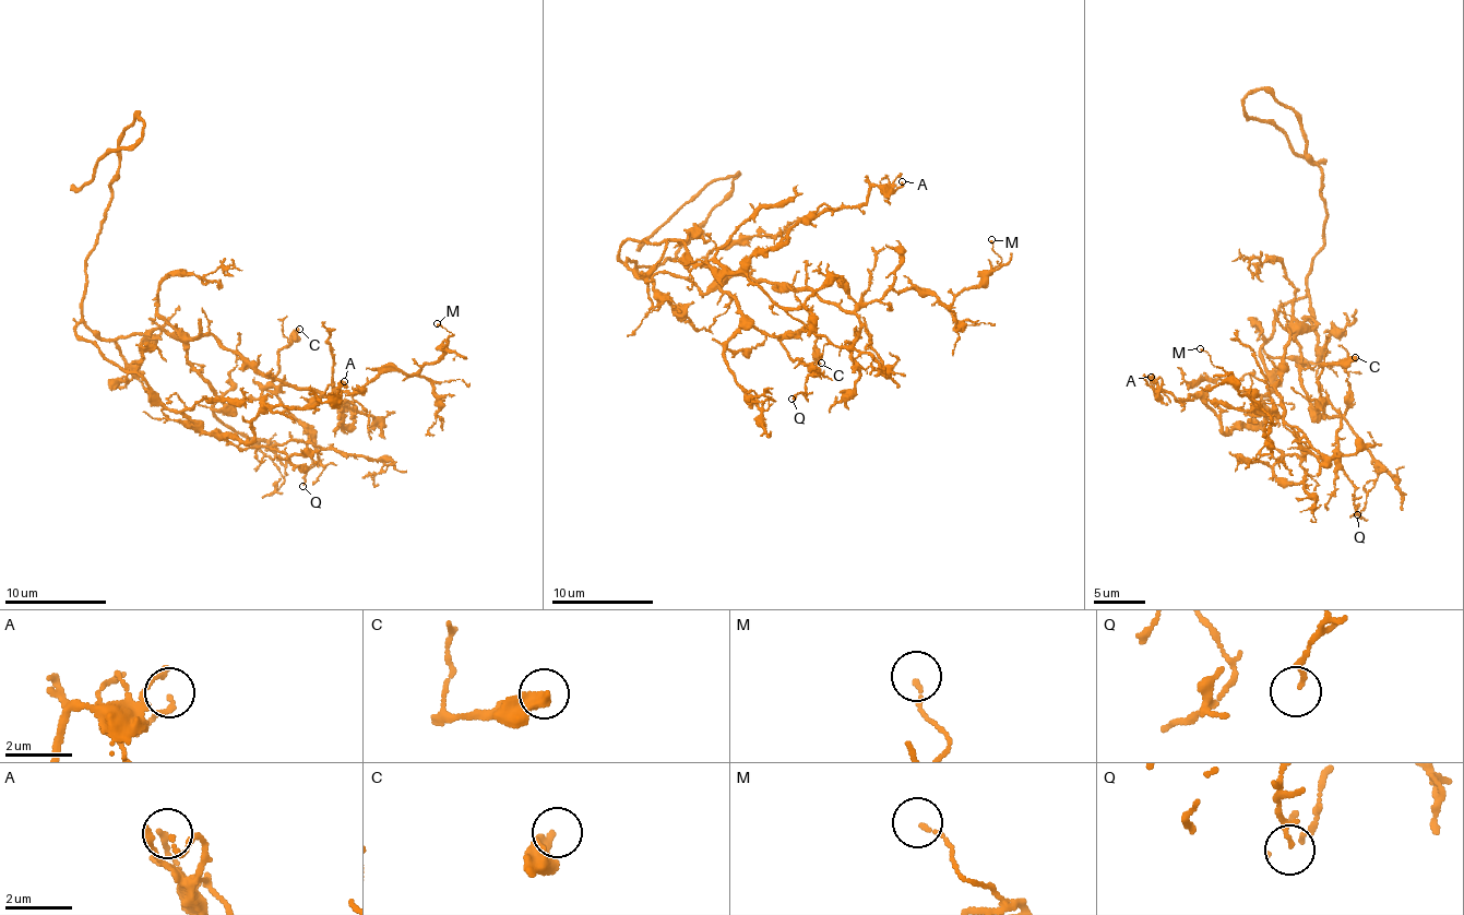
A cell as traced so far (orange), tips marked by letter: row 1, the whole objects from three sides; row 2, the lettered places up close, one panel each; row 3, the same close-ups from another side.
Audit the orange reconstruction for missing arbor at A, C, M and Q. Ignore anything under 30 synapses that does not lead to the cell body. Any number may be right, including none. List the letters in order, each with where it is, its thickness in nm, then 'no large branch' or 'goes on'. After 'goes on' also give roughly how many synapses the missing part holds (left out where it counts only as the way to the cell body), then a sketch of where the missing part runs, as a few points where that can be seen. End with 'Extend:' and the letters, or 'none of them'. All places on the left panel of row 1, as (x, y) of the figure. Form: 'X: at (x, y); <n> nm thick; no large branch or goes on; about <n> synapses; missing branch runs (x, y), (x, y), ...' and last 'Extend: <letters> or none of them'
A: at (344, 381); 130 nm thick; no large branch
C: at (299, 329); 360 nm thick; no large branch
M: at (437, 323); 90 nm thick; no large branch
Q: at (302, 486); 130 nm thick; no large branch
Extend: none of them

